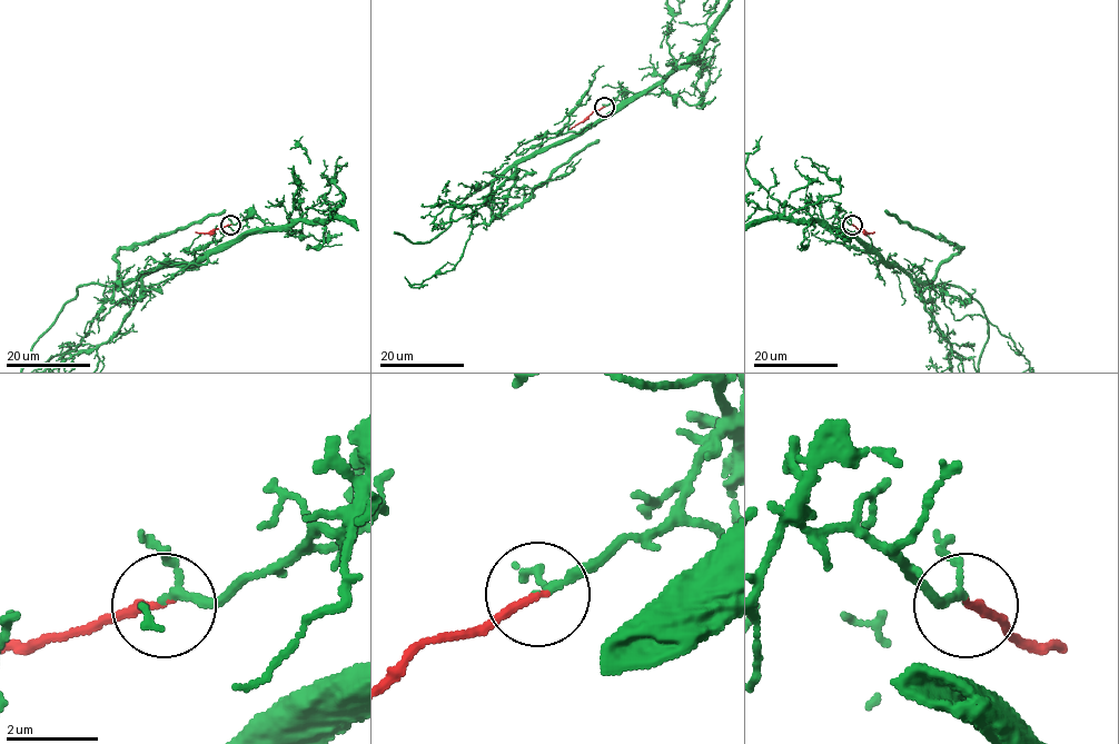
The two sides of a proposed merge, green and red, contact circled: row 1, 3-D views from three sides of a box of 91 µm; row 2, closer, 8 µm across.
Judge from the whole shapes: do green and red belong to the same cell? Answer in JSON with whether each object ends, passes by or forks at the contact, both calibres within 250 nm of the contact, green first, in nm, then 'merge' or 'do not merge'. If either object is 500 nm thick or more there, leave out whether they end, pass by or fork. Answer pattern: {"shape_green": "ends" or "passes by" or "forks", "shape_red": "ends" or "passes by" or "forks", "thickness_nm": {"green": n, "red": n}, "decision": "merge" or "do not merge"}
{"shape_green": "passes by", "shape_red": "ends", "thickness_nm": {"green": 130, "red": 170}, "decision": "merge"}

